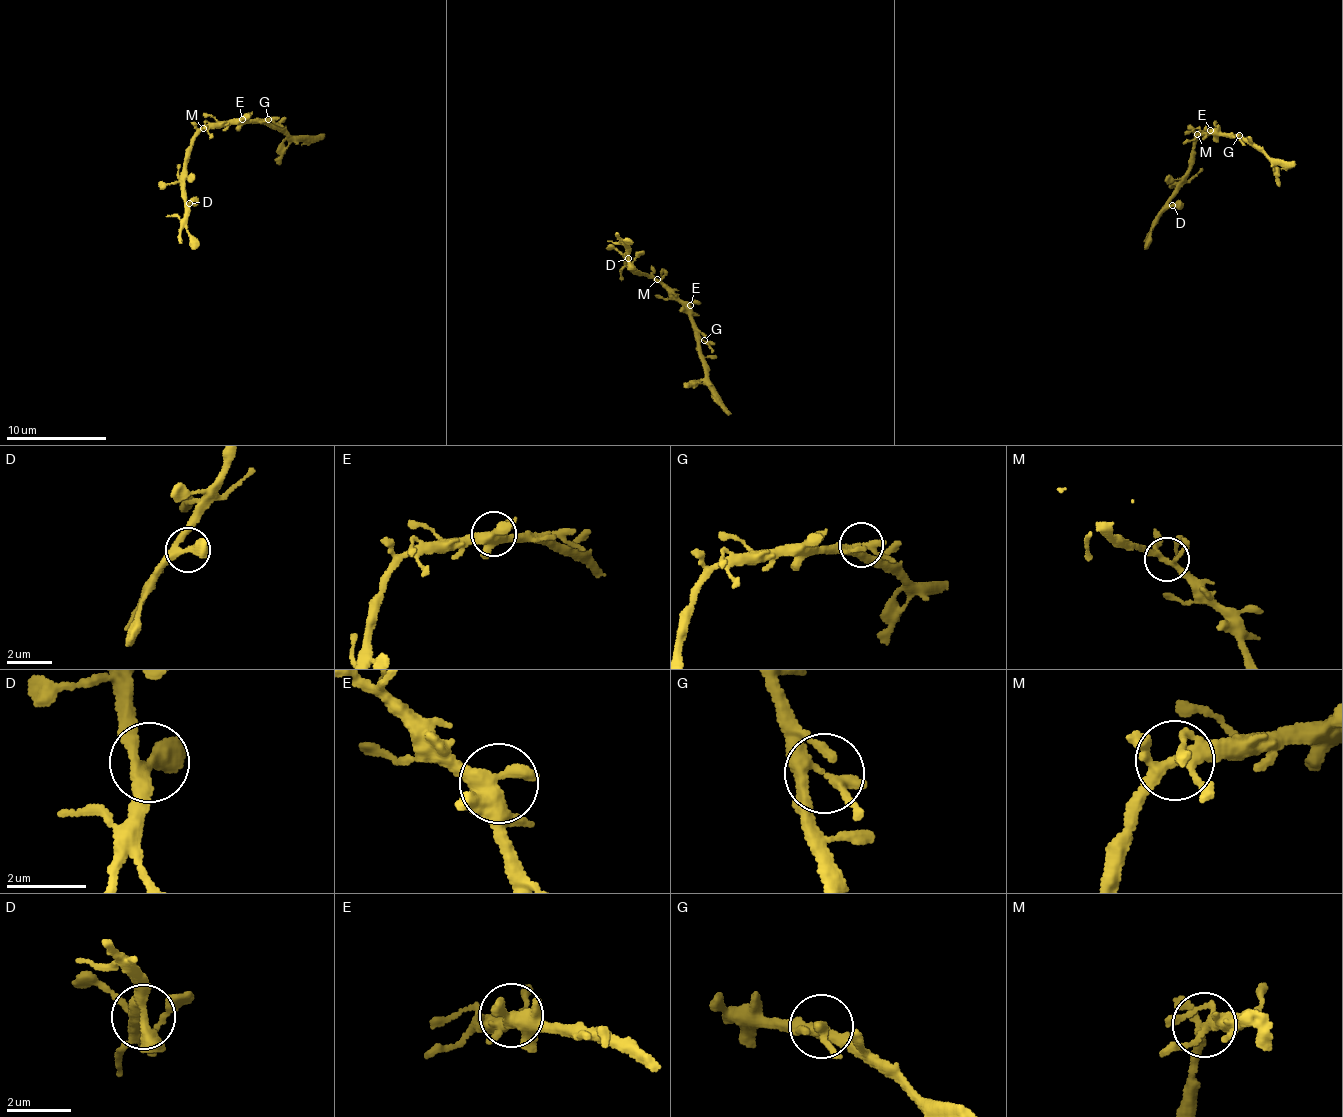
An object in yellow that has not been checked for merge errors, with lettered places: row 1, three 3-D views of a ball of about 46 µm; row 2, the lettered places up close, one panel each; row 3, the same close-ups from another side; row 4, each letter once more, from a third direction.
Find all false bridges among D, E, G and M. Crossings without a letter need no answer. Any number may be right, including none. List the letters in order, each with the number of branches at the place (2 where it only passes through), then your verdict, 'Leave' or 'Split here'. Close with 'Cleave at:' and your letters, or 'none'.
D: Branches: 3. Leave
E: Branches: 4. Leave
G: Branches: 4. Leave
M: Branches: 5. Leave
Cleave at: none

